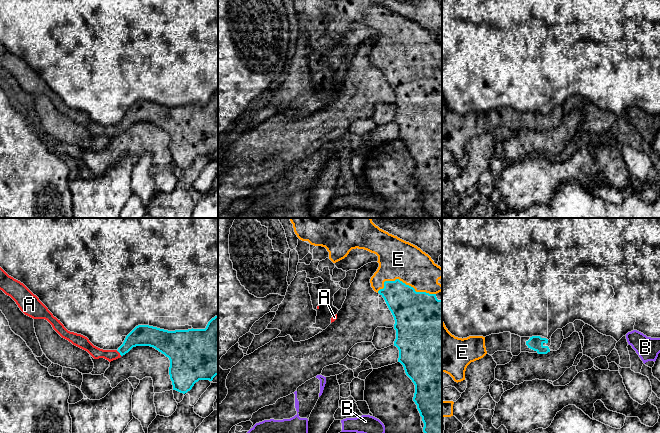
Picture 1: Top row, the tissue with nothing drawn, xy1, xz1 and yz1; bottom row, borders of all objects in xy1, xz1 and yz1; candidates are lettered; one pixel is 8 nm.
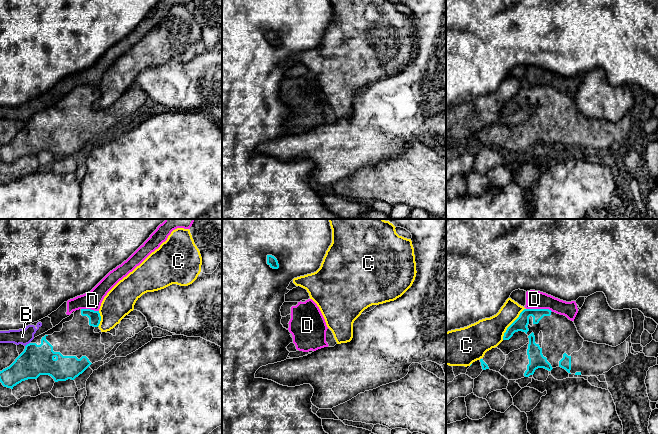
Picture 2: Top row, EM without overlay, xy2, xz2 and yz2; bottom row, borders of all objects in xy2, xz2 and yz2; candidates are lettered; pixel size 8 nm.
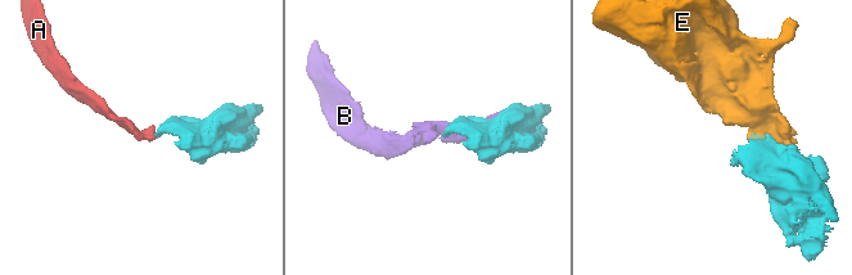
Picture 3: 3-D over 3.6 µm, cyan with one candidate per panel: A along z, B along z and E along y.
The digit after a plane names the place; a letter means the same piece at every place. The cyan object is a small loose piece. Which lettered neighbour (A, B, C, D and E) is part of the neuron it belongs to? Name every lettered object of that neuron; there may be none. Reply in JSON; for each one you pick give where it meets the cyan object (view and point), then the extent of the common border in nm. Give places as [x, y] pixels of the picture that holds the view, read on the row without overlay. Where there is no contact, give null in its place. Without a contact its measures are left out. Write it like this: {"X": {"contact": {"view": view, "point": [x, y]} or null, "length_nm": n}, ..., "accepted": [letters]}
{"A": {"contact": {"view": "xy1", "point": [119, 128]}, "length_nm": 60}, "E": {"contact": {"view": "xz1", "point": [404, 59]}, "length_nm": 480}, "accepted": ["A", "E"]}

